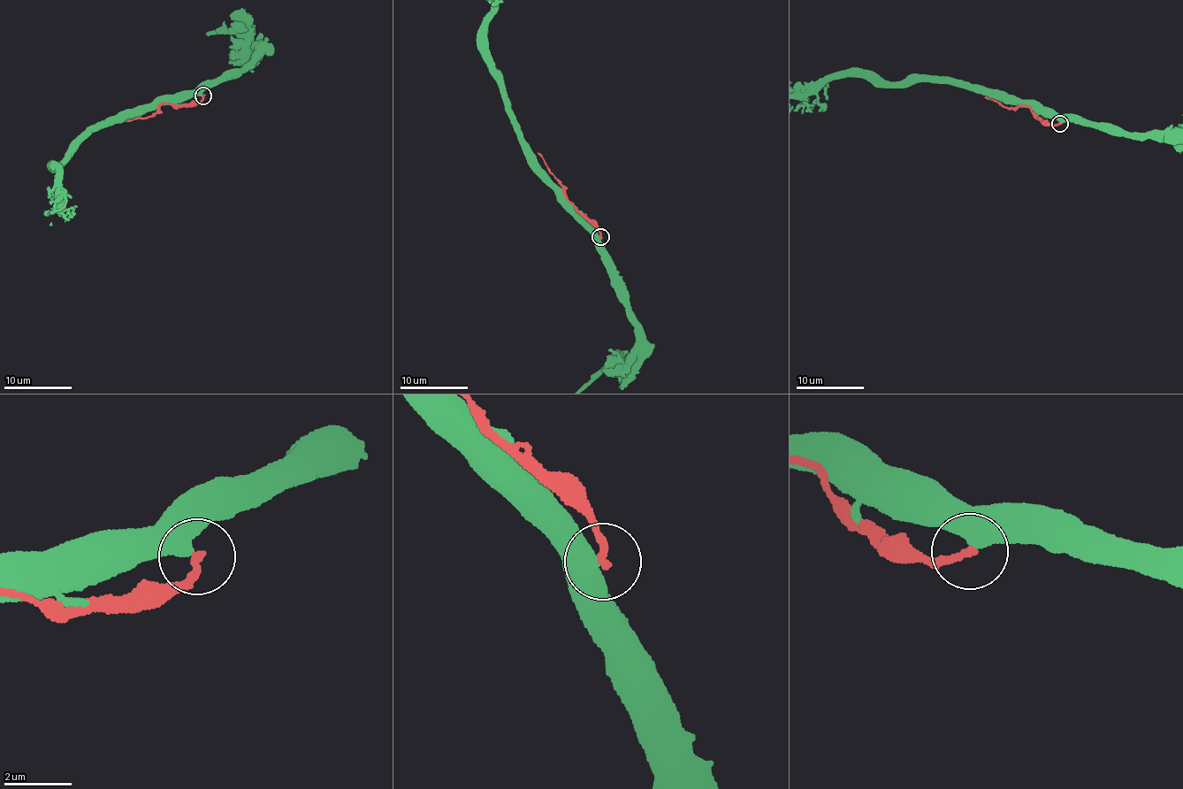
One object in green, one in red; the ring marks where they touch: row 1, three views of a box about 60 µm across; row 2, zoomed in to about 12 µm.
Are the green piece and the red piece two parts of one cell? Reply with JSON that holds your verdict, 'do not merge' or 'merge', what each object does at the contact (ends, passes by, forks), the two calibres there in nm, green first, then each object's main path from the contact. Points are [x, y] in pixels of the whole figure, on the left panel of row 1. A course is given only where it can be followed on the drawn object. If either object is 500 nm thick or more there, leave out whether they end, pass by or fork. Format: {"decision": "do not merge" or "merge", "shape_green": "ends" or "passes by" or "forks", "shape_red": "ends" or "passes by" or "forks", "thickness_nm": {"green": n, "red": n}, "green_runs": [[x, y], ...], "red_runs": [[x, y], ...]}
{"decision": "do not merge", "thickness_nm": {"green": 550, "red": 240}, "red_runs": [[202, 96], [202, 100], [173, 106], [164, 103], [153, 115], [127, 122]]}

